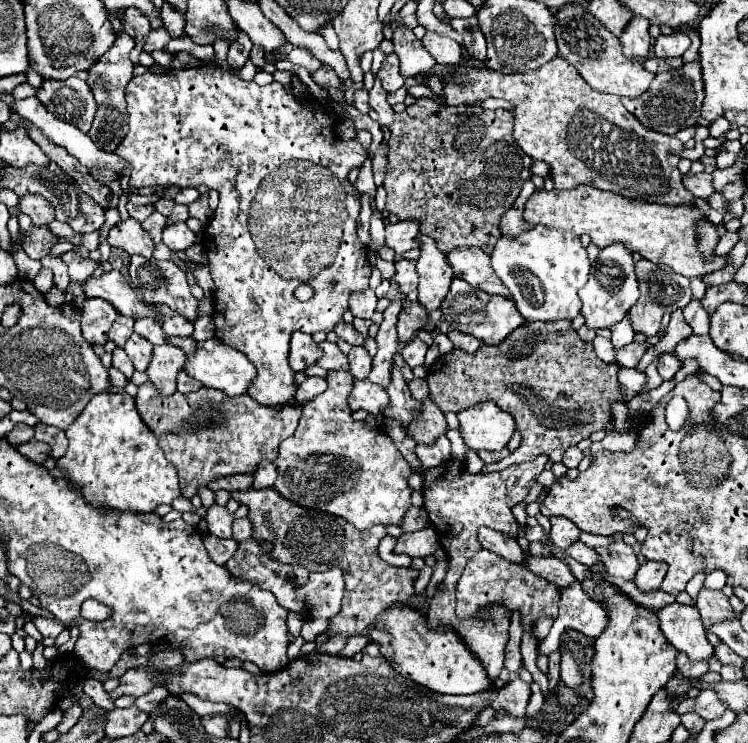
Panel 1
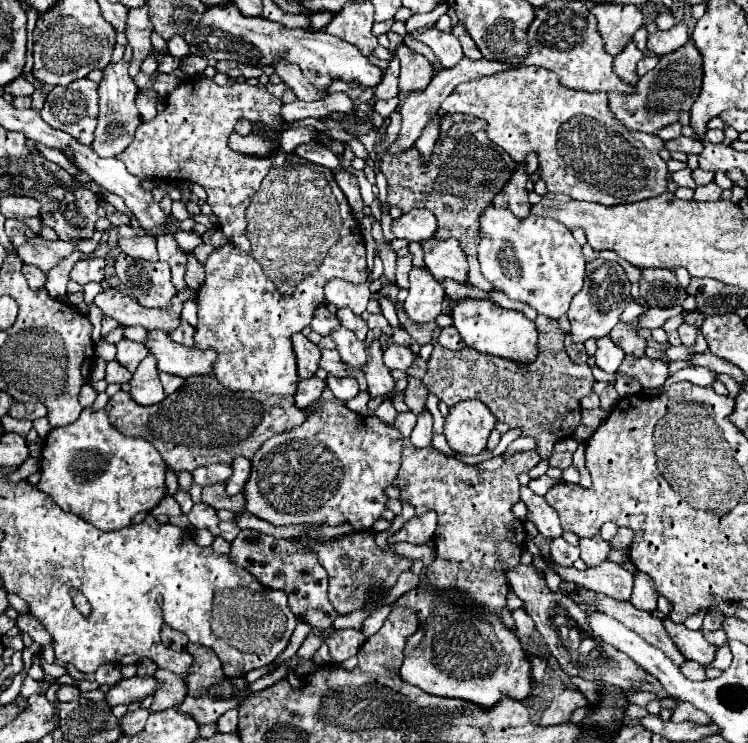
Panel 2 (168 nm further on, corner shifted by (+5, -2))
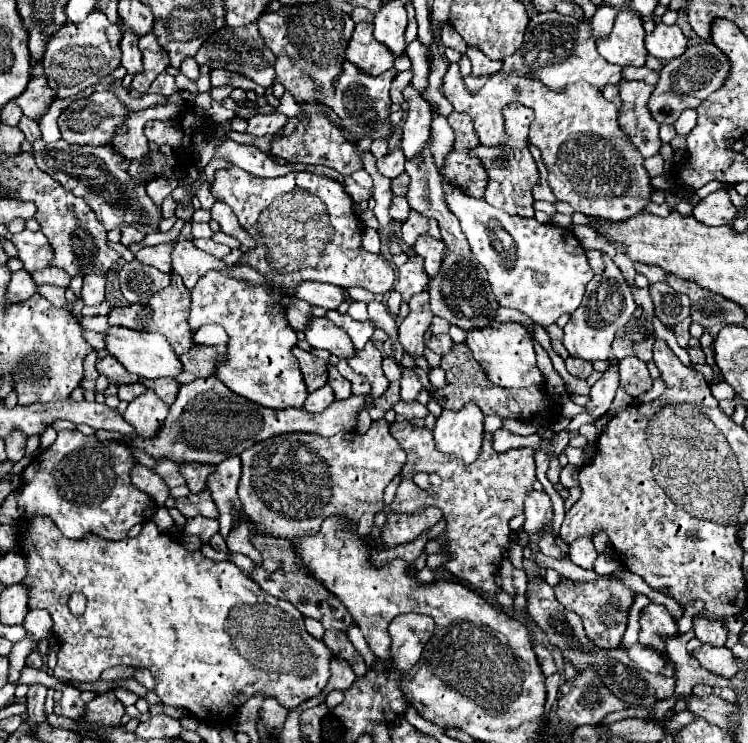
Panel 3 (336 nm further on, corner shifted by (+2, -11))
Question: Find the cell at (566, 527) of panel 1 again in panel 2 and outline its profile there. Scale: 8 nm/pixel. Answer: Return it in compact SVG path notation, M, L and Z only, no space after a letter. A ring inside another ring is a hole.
M522 487L522 501L526 503L528 507L528 515L524 521L528 523L534 523L538 533L546 539L556 539L562 535L562 527L560 527L560 521L558 521L558 515L552 507L548 507L546 499L536 495L530 487Z

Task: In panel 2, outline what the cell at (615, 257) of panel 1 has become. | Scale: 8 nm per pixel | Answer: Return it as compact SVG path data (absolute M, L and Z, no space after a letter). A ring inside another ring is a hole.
M594 259L586 265L586 279L584 287L574 295L570 309L568 309L568 321L570 321L570 337L574 343L584 343L588 339L600 339L612 331L612 327L620 321L620 315L624 313L626 305L632 301L630 295L630 281L616 261L604 261Z

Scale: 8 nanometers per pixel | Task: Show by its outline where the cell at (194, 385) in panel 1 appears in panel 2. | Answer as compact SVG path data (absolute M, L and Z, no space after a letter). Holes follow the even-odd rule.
M160 373L160 381L162 381L162 387L164 387L166 395L174 393L174 391L184 383L182 377L178 377L178 375L168 375L168 373Z

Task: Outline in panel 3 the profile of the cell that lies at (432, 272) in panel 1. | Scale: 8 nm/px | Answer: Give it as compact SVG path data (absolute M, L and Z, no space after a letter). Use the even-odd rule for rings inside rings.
M419 292L409 300L411 312L399 324L399 342L407 354L423 354L423 336L433 322L433 312L429 310L429 292Z

